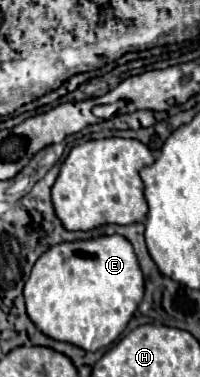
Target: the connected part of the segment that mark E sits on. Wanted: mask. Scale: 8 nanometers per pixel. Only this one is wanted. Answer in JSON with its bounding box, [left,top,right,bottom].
[24,235,144,351]

